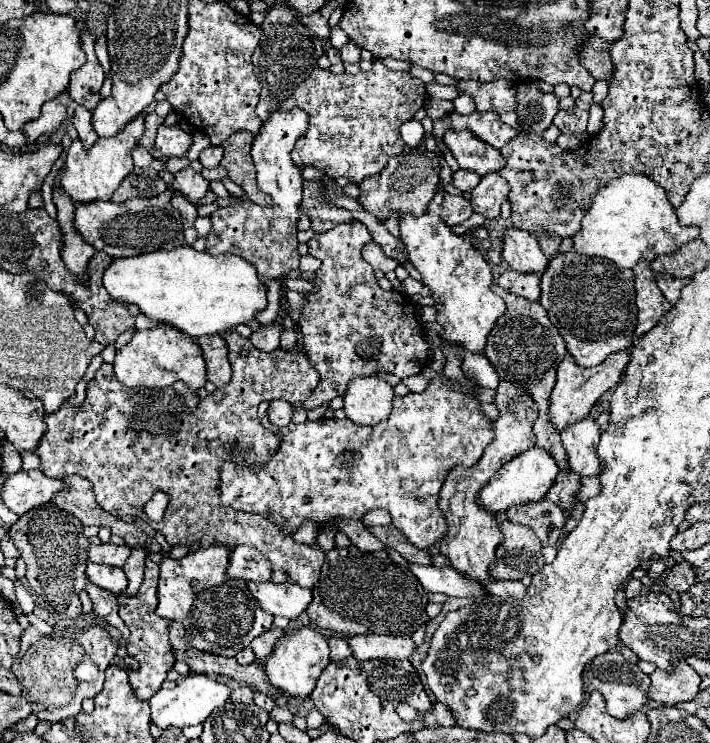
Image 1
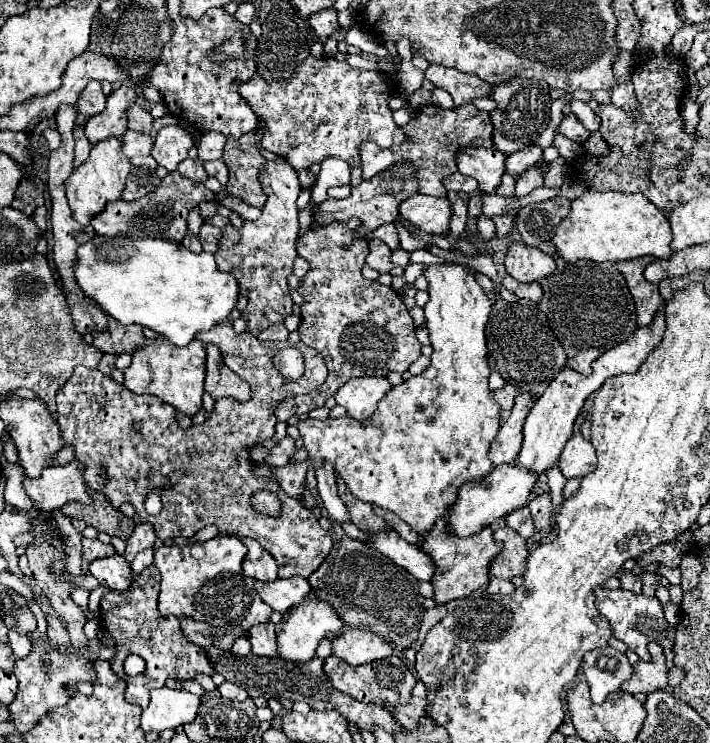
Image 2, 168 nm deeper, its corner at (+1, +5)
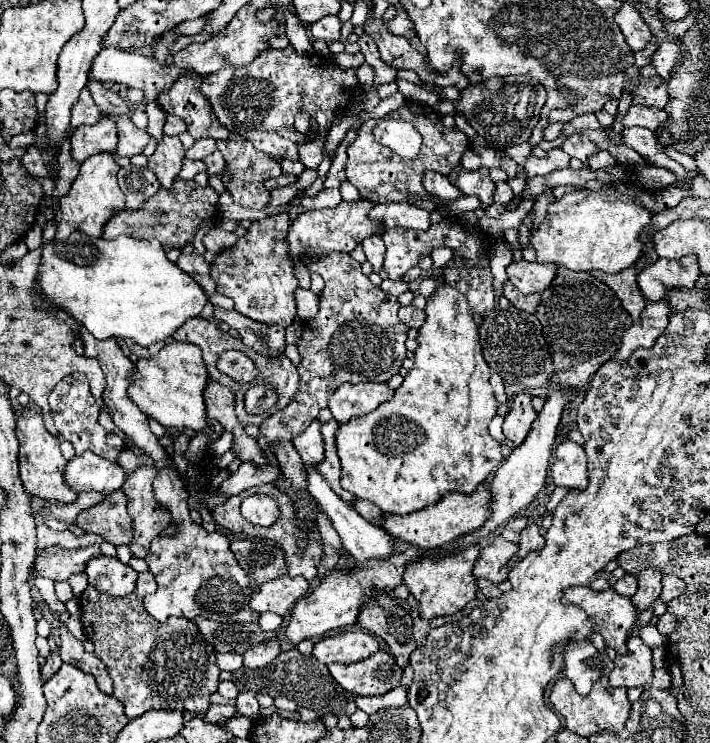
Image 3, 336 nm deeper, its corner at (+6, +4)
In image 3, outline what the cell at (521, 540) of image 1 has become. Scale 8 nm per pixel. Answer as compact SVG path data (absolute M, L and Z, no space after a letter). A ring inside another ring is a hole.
M502 536L494 538L494 542L490 542L488 546L482 548L480 558L474 564L472 574L476 578L488 578L494 584L500 584L504 580L508 580L508 560L518 552L518 544L504 540Z

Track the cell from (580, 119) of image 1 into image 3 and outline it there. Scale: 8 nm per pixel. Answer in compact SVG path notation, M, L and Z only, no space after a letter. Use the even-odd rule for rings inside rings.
M572 134L572 136L568 136L568 138L564 140L562 150L568 152L572 158L578 158L578 160L586 162L586 158L588 158L590 154L594 154L594 152L598 150L598 146L594 146L594 144L588 140L588 136L584 136L584 134Z

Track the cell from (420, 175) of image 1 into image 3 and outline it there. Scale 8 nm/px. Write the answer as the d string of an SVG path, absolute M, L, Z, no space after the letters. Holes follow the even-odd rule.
M360 198L356 202L340 202L334 208L320 208L320 210L308 210L300 214L290 230L288 230L288 244L290 244L290 254L294 258L298 256L320 256L328 252L352 252L358 242L362 242L366 236L372 236L382 220L372 220L368 212L374 208L374 202Z

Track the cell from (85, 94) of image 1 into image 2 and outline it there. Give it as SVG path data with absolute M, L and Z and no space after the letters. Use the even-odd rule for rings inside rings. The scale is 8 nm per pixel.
M99 81L87 83L87 87L81 91L77 103L79 103L79 113L83 117L93 117L93 115L101 113L105 109L105 95L101 91L101 83Z

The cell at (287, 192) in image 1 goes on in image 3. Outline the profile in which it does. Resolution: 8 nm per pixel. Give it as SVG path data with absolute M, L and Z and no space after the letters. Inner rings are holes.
M280 212L262 220L254 220L246 234L236 240L234 246L216 254L210 276L216 282L216 292L232 298L236 302L236 312L248 316L256 322L278 324L288 328L296 314L294 290L298 288L298 280L292 274L292 256L286 242L286 234L290 228L288 212Z

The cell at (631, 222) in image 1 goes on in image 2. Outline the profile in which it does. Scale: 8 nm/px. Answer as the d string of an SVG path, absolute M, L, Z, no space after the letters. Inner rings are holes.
M585 191L581 197L571 201L571 213L567 219L563 219L563 223L559 223L551 241L557 249L555 253L559 257L563 257L567 263L575 263L579 259L587 259L587 261L595 261L595 263L603 263L603 261L617 263L617 261L629 261L629 259L637 259L637 257L645 257L645 255L651 255L657 259L667 259L671 255L669 221L641 193L627 195L627 193L619 193L619 191L603 191L603 193Z

